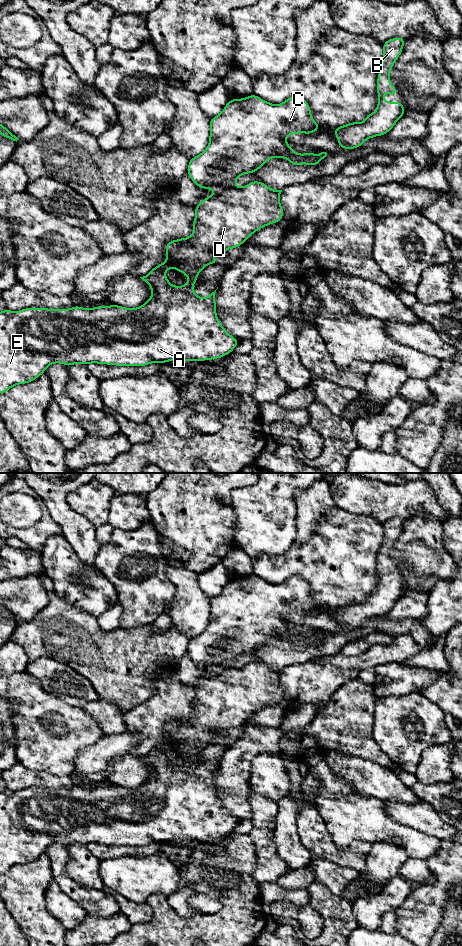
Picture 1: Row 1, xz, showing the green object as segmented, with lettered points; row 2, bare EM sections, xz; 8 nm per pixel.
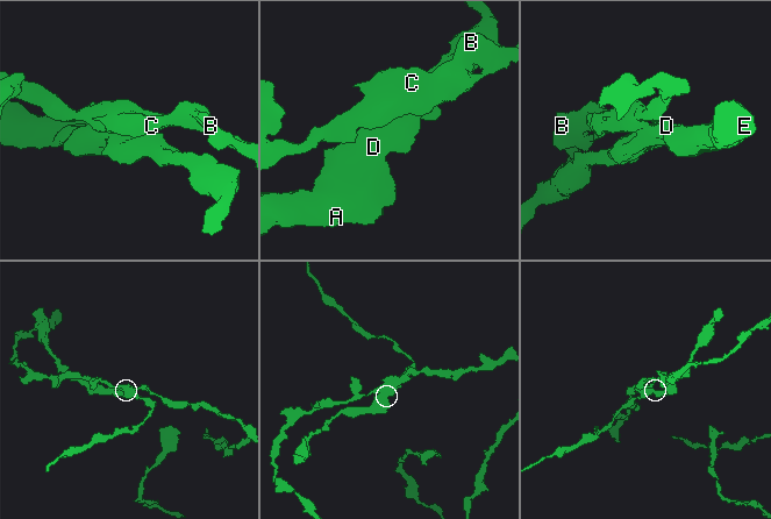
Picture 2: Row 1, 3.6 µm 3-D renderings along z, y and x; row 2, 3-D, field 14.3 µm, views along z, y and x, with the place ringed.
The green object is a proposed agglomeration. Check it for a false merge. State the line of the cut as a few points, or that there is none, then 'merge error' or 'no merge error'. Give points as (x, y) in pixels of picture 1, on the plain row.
cut xz (234, 663), (215, 670); merge error

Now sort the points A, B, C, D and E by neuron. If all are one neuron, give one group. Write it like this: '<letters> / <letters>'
A D E / B C

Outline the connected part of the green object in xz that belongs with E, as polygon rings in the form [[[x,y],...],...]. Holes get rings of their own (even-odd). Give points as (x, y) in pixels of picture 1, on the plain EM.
[[[253,661],[238,668],[235,664],[215,670],[214,675],[203,679],[195,689],[195,699],[192,703],[194,712],[190,717],[171,720],[166,724],[168,737],[164,743],[155,746],[148,754],[140,757],[152,770],[146,783],[137,788],[125,788],[119,785],[97,786],[83,788],[73,786],[70,789],[24,788],[20,791],[5,789],[0,792],[0,874],[6,873],[18,864],[27,864],[45,853],[48,846],[62,843],[67,847],[73,844],[88,845],[91,843],[143,847],[152,843],[167,843],[179,841],[205,841],[223,838],[232,833],[239,823],[221,805],[216,793],[215,772],[205,778],[194,773],[193,765],[198,754],[209,744],[219,742],[212,733],[219,730],[225,733],[228,729],[241,726],[253,713],[259,709],[279,702],[284,690],[280,684],[282,670],[273,670],[265,663]],[[175,748],[188,756],[188,762],[183,766],[173,766],[167,759],[165,751]]]

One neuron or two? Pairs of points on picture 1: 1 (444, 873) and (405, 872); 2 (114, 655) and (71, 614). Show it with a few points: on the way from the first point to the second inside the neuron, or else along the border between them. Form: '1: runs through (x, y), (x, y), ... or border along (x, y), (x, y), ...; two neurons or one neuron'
1: border along (425, 860), (433, 875); two neurons
2: runs through (103, 646), (82, 625); one neuron

